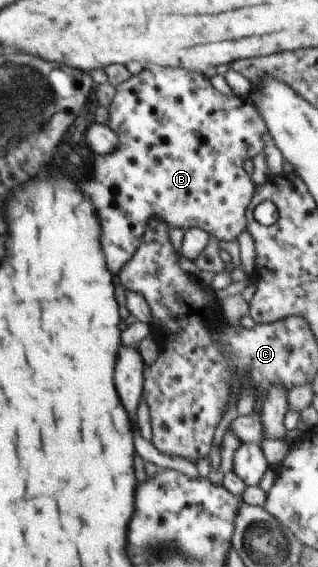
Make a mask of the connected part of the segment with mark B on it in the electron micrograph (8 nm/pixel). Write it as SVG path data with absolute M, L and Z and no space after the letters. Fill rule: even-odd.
M148 63L140 73L131 75L130 78L119 84L107 109L109 110L107 125L119 138L119 148L116 147L110 154L105 155L88 153L90 154L90 160L88 161L92 167L93 179L82 182L80 190L90 196L92 204L96 208L96 214L100 218L102 248L104 248L108 270L114 276L119 274L121 268L135 255L136 249L140 246L143 239L143 234L147 230L148 223L153 219L163 220L168 225L170 231L178 228L180 231L186 232L188 229L198 227L219 241L237 240L240 233L247 228L245 214L255 191L255 182L242 166L244 166L246 160L253 159L257 154L262 153L268 142L272 140L267 124L264 122L263 116L260 116L255 104L248 100L248 98L235 95L233 92L230 94L218 92L204 73L192 72L185 68L161 67L157 64Z

